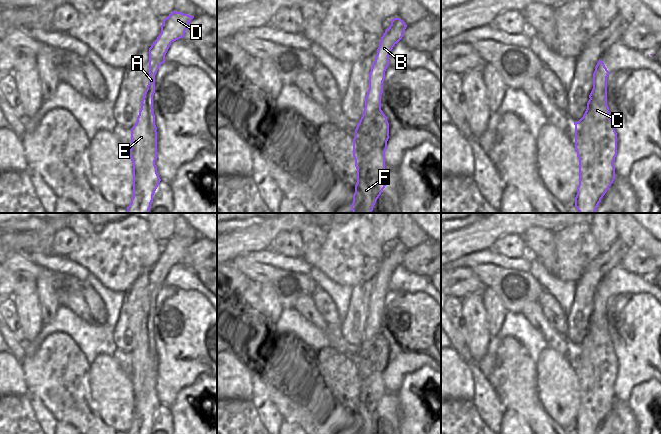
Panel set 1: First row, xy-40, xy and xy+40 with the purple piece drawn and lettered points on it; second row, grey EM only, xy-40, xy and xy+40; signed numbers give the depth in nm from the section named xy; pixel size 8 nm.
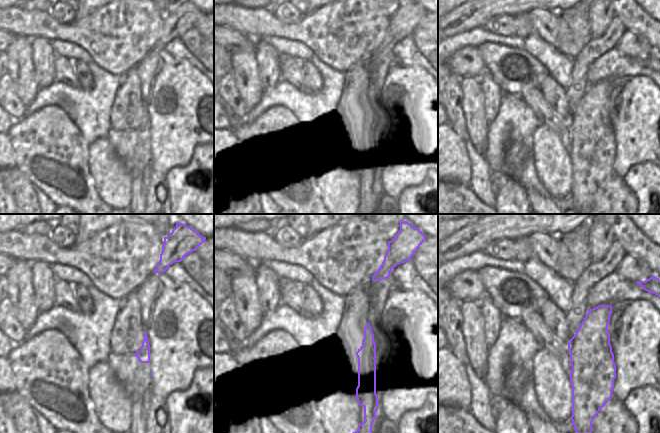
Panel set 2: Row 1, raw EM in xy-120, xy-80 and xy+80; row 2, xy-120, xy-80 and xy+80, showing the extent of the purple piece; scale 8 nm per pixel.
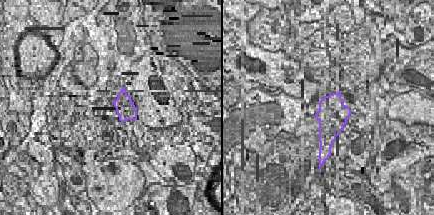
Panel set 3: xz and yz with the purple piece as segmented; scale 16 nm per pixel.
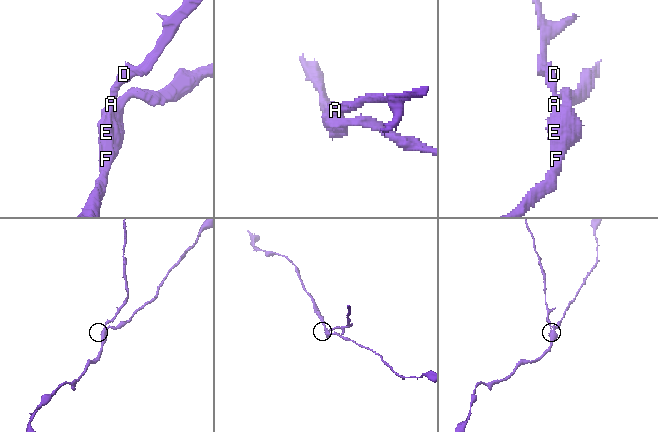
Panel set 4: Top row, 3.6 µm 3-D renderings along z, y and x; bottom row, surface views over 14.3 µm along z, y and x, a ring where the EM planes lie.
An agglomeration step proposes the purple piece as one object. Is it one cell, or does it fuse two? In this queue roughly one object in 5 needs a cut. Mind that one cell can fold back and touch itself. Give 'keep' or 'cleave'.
cleave

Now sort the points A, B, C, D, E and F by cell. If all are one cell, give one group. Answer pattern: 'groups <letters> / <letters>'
groups A B D / C E F

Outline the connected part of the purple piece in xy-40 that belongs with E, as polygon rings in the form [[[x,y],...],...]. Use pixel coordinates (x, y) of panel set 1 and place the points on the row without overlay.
[[[142,329],[137,345],[131,352],[129,379],[133,387],[133,421],[127,434],[149,434],[161,403],[155,389],[157,355],[154,356],[149,349]]]

